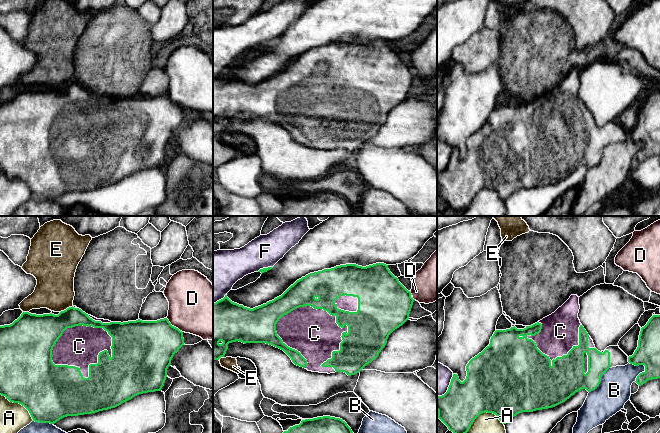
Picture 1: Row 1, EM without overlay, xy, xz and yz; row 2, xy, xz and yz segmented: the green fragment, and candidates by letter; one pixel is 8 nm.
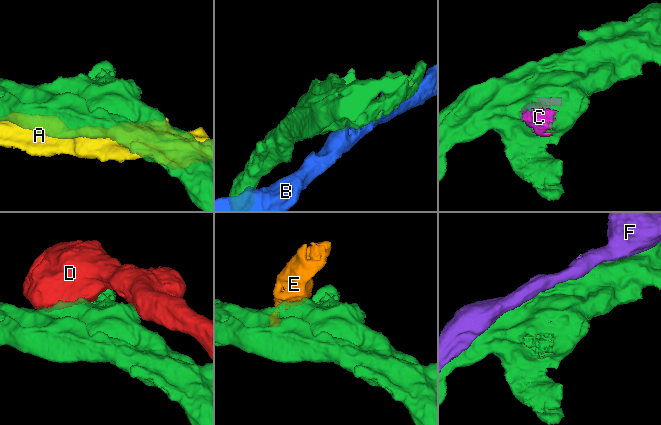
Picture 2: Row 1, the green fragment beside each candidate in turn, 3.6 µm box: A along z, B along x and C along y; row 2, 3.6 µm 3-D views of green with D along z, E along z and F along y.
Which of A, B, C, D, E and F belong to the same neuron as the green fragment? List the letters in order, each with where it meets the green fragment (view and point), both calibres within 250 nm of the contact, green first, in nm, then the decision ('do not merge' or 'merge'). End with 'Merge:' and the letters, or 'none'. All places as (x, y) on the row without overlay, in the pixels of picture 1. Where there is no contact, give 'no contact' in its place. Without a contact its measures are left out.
A: yz (480, 189) | 440/300 nm | do not merge
B: yz (645, 143) | 190/220 nm | do not merge
C: xz (341, 103) | 340/380 nm | merge
D: xy (173, 102) | 420/440 nm | do not merge
E: xy (67, 84) | 260/300 nm | do not merge
F: yz (448, 163) | 320/220 nm | do not merge
Merge: C

